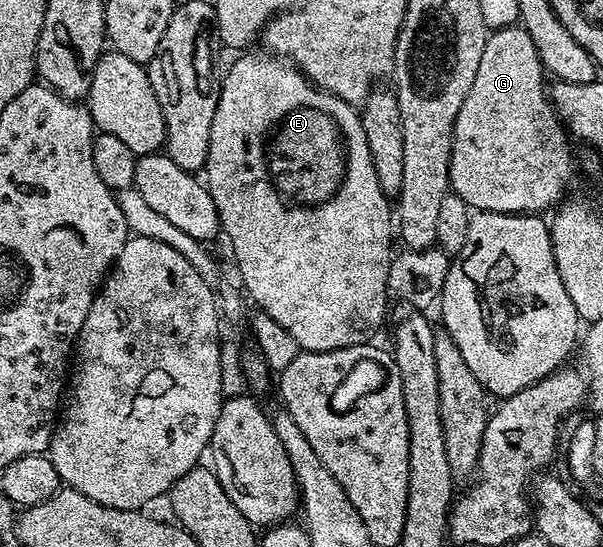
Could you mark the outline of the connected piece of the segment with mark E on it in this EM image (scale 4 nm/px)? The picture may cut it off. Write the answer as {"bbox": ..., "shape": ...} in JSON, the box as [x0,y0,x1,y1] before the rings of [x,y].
{"bbox":[206,51,394,353],"shape":[[[244,51],[239,54],[240,57],[232,65],[232,70],[224,77],[224,86],[220,89],[220,97],[215,98],[216,110],[214,111],[214,123],[210,127],[210,151],[208,152],[208,163],[206,166],[206,184],[208,187],[208,194],[216,198],[216,214],[220,217],[220,229],[222,233],[228,236],[228,241],[232,244],[232,253],[236,256],[236,261],[240,264],[240,277],[244,280],[242,289],[245,294],[248,293],[256,300],[255,308],[261,313],[265,313],[268,316],[272,316],[278,323],[282,325],[293,336],[301,350],[309,353],[317,353],[318,351],[332,351],[334,349],[341,349],[342,347],[350,347],[351,345],[363,345],[369,340],[368,337],[380,324],[384,321],[384,311],[388,307],[388,301],[390,302],[390,294],[388,291],[388,276],[390,275],[390,263],[394,256],[394,249],[388,246],[388,236],[393,236],[394,233],[394,209],[390,204],[390,199],[385,196],[384,192],[378,187],[378,177],[374,171],[374,165],[370,159],[369,148],[366,147],[366,131],[362,131],[362,123],[360,122],[360,115],[357,106],[350,105],[338,99],[333,93],[328,93],[324,89],[319,89],[316,85],[313,85],[299,69],[293,67],[289,62],[275,56],[265,55],[260,53],[248,53]]]}

